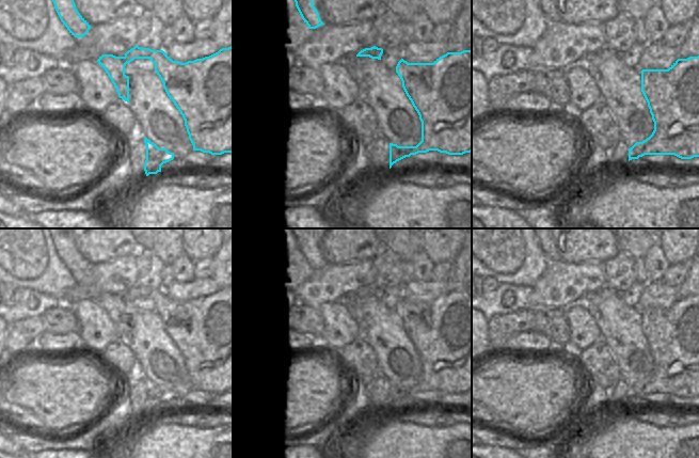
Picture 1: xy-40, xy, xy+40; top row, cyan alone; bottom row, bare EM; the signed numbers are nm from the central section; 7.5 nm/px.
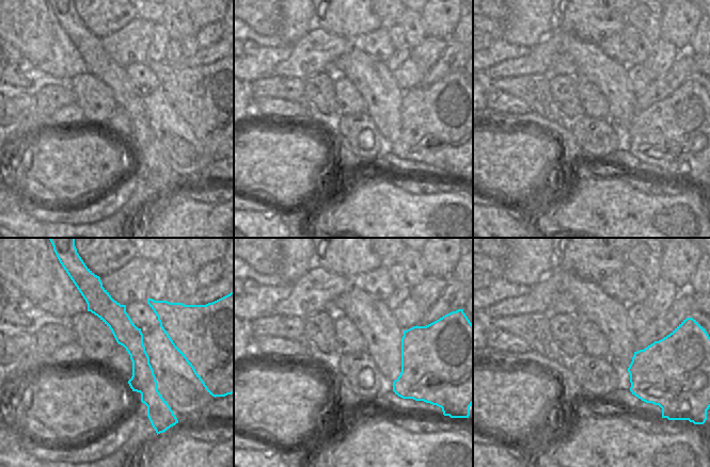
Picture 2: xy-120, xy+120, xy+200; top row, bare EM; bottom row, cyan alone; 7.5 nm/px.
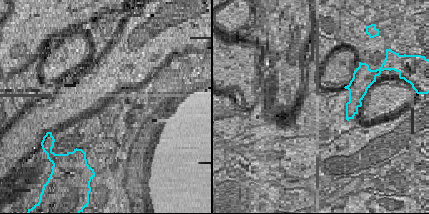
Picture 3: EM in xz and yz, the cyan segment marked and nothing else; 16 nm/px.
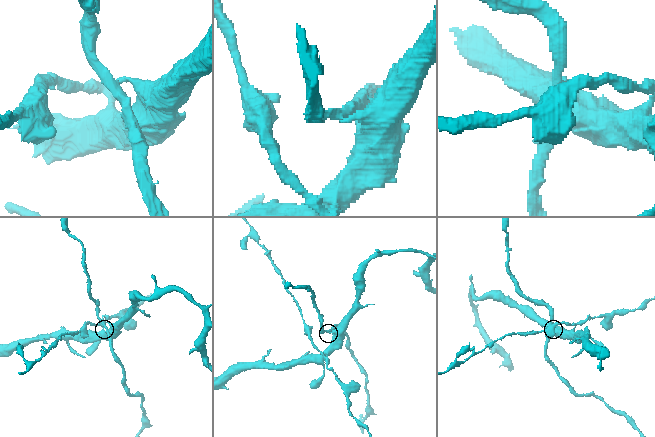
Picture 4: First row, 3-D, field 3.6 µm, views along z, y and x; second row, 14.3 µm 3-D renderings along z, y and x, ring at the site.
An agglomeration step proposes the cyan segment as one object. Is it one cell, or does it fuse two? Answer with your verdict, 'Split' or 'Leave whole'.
Split.

